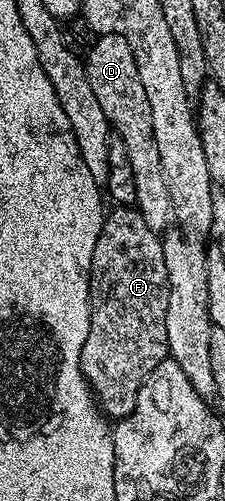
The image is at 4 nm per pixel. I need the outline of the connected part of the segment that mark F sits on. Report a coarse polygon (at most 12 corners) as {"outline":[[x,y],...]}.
{"outline":[[105,213],[80,366],[103,413],[132,412],[167,359],[162,236]]}

